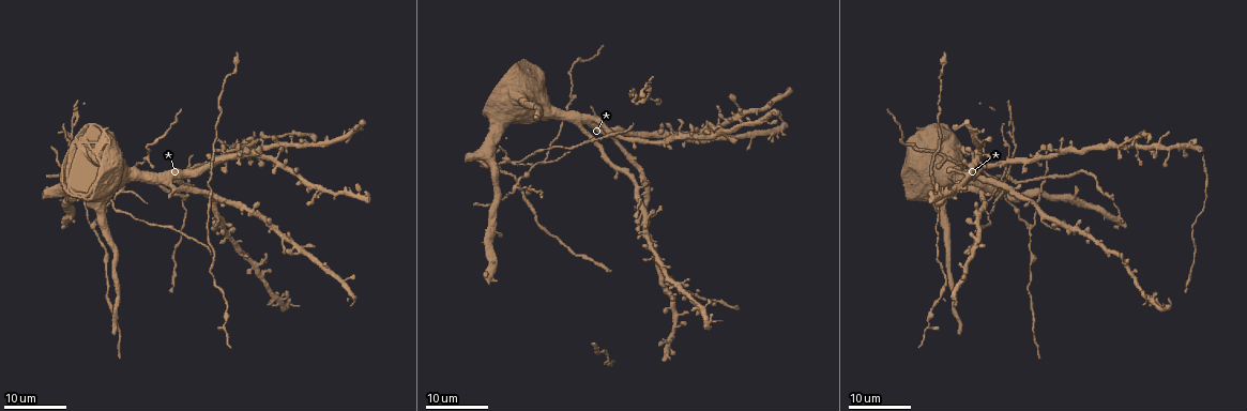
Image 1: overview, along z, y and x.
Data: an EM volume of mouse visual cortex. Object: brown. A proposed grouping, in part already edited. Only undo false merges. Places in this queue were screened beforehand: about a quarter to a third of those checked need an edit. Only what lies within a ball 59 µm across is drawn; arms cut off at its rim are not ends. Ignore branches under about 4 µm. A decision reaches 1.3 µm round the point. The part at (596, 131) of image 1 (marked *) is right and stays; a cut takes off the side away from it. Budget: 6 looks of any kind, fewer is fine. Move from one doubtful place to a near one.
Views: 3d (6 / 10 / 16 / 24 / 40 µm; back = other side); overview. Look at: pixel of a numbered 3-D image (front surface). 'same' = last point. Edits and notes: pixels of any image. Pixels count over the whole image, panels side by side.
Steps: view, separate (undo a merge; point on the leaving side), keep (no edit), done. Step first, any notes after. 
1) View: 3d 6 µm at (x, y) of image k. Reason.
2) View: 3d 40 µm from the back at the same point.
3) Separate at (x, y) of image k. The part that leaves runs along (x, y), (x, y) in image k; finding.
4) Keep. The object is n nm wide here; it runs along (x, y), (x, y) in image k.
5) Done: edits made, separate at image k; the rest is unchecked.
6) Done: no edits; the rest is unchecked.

View: 3d 16 µm at (1027, 230) of image 1. Three arms meet.

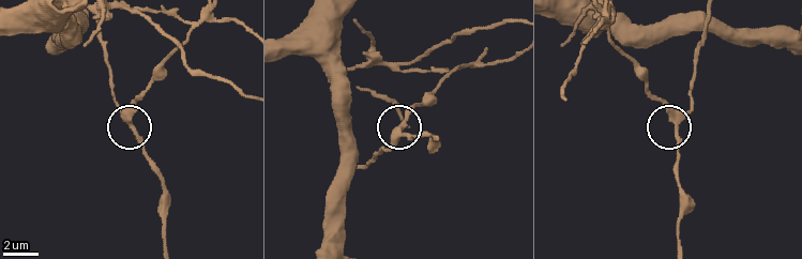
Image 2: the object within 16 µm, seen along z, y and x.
View: 3d 10 µm at (672, 122) of image 2.

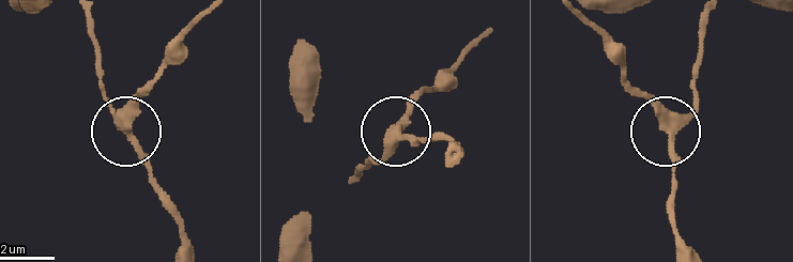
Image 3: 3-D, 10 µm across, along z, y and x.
Keep. It runs along (707, 17), (696, 59), (696, 101), (668, 135), (675, 201) in image 3; all the same neuron.

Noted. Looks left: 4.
View: 3d 16 µm at (498, 196) of image 1. Four-way junction.

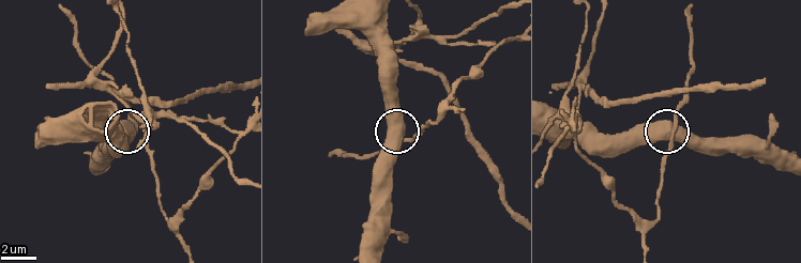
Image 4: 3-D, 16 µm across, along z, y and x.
View: 3d 6 µm at the same point. Closer look.

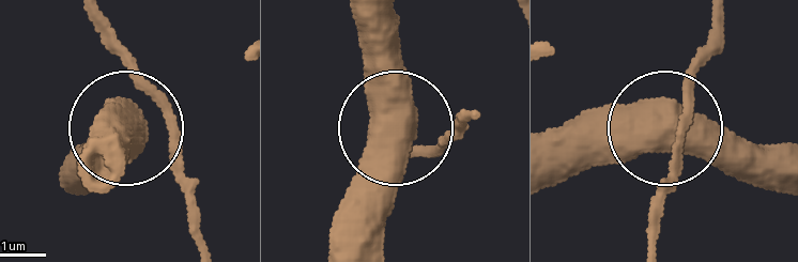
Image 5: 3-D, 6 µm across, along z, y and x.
Keep. One neuron here.

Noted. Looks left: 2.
View: 3d 16 µm at (105, 262) of image 1. Thick turns thin.

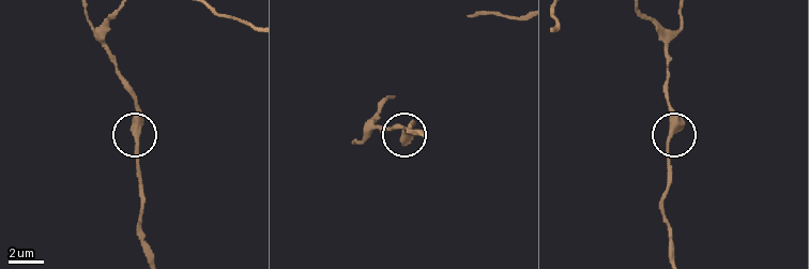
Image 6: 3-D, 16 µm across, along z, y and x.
View: 3d 6 µm at (136, 133) of image 6. Closer look.

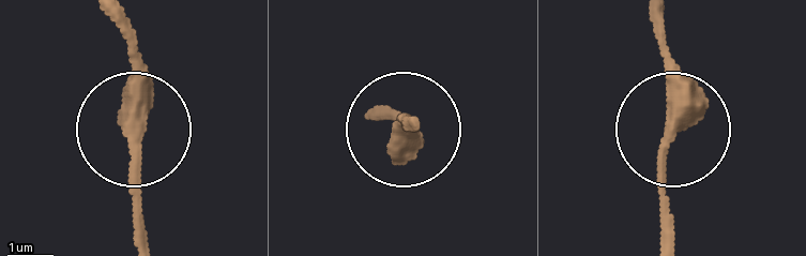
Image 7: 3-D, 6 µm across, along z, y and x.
Keep. The object is 360 nm wide here; it runs along (664, 16), (664, 243) in image 7; all the same neuron.

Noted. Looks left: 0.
Done: no edits; the rest is unchecked.

